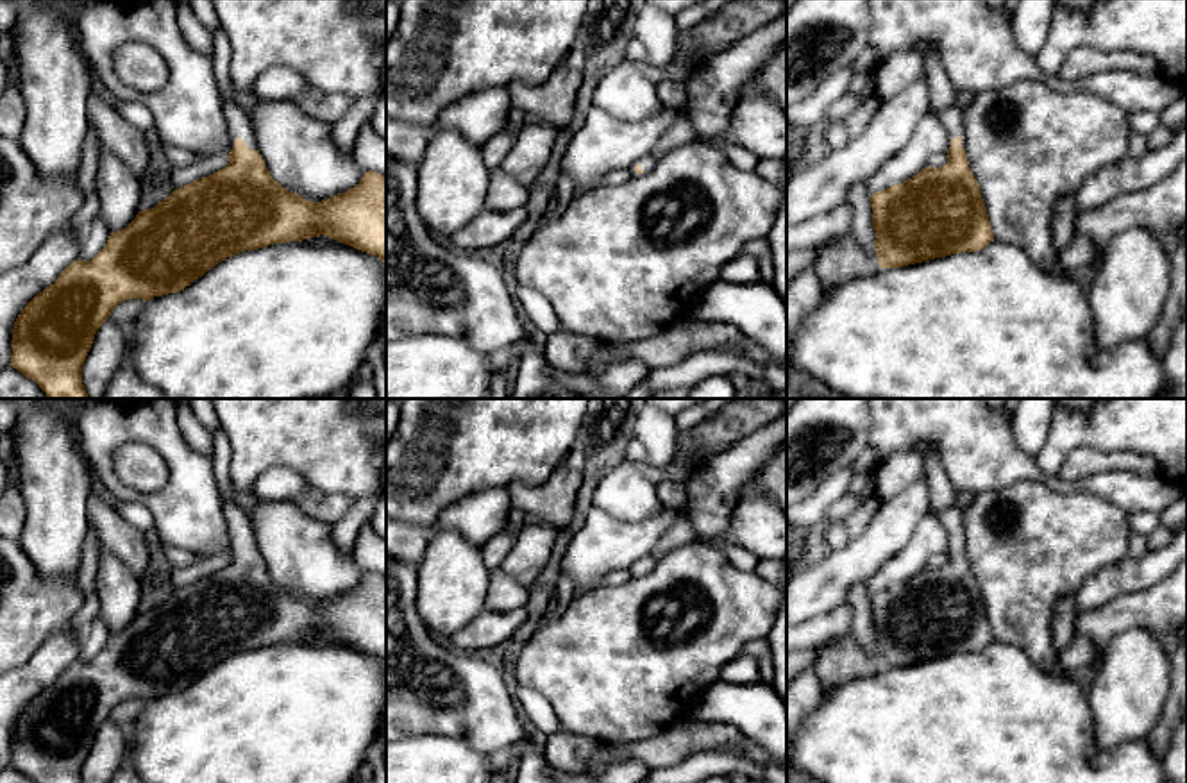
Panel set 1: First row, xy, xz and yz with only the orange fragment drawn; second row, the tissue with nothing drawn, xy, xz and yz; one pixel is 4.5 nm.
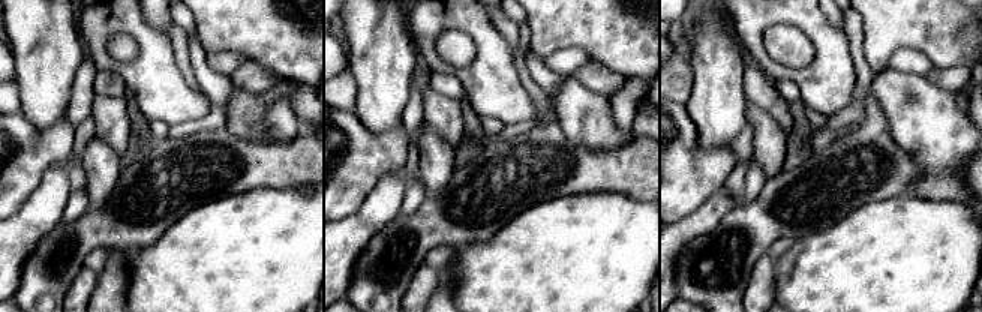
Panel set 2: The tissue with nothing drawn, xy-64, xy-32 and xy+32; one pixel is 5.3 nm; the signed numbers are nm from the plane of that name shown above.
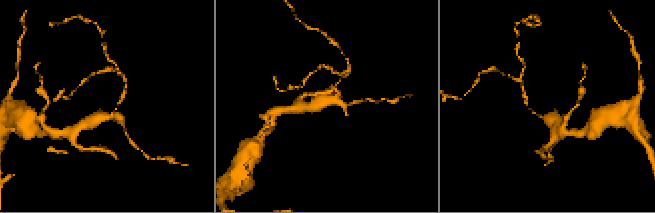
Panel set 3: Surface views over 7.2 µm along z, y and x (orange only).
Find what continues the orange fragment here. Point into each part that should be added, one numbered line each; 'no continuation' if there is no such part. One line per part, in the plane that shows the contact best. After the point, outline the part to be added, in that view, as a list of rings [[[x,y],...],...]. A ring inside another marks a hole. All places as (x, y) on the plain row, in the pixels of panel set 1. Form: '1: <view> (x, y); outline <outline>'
1: xy (236, 519); outline [[[220,495],[220,501],[222,501],[222,513],[229,527],[231,551],[238,538],[241,538],[250,551],[257,551],[257,543],[247,513],[240,506],[227,501],[223,495]]]

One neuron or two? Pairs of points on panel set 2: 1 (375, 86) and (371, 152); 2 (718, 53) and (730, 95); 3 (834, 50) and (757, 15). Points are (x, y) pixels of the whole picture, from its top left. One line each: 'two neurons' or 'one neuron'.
1: two neurons
2: one neuron
3: one neuron

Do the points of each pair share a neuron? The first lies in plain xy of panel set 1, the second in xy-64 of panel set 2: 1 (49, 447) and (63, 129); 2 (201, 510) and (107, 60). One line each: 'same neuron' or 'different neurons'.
1: different neurons
2: same neuron

